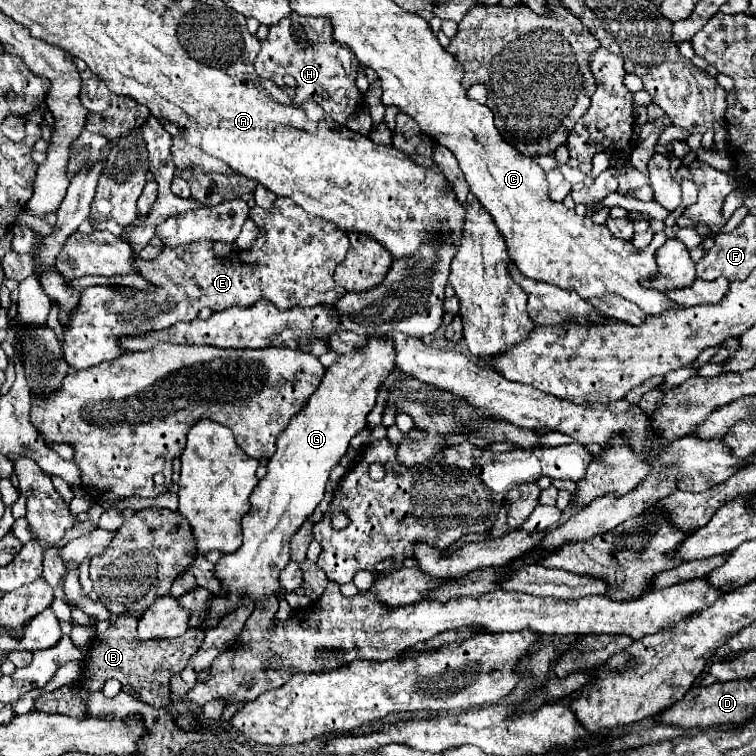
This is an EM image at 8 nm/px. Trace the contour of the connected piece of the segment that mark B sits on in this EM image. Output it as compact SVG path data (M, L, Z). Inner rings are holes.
M124 614L118 618L102 636L96 636L90 644L82 664L82 678L68 686L42 694L40 698L36 698L34 708L40 712L58 712L66 716L86 718L90 716L86 706L88 696L96 690L102 690L108 678L116 678L120 684L132 686L136 690L136 696L150 706L166 706L170 696L170 676L182 672L188 658L198 650L198 644L202 644L202 640L194 640L194 636L204 634L198 632L198 628L188 628L184 636L178 636L174 640L138 640L137 627L138 618L133 615Z

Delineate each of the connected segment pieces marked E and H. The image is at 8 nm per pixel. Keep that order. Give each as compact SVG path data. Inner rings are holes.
M278 198L270 210L262 210L260 206L254 206L250 210L250 218L256 222L256 226L266 230L266 236L258 236L254 246L246 252L230 254L228 258L218 258L212 252L212 244L208 240L200 240L198 244L190 244L190 248L164 248L162 254L154 260L140 260L138 262L138 274L142 274L146 280L158 286L154 292L140 292L134 298L126 298L118 294L116 290L108 286L92 286L86 288L78 300L78 306L72 310L68 324L62 326L62 352L64 360L70 368L80 370L88 368L106 360L114 360L122 354L118 346L118 338L124 334L142 334L150 330L164 330L176 322L192 322L200 308L208 306L214 312L222 312L226 308L238 306L238 308L250 308L260 300L268 300L278 310L288 308L304 308L304 306L318 306L318 304L332 304L344 294L344 288L334 282L334 270L344 260L348 252L348 234L340 228L334 228L334 224L326 224L324 220L318 220L310 216L308 212L302 212L298 204L290 198Z
M292 12L286 20L270 26L270 34L262 40L262 50L256 56L256 74L262 80L272 80L276 86L286 88L290 98L300 102L314 98L337 123L345 125L347 119L363 105L363 93L356 86L356 64L344 66L338 60L340 44L332 40L330 20L298 16Z

